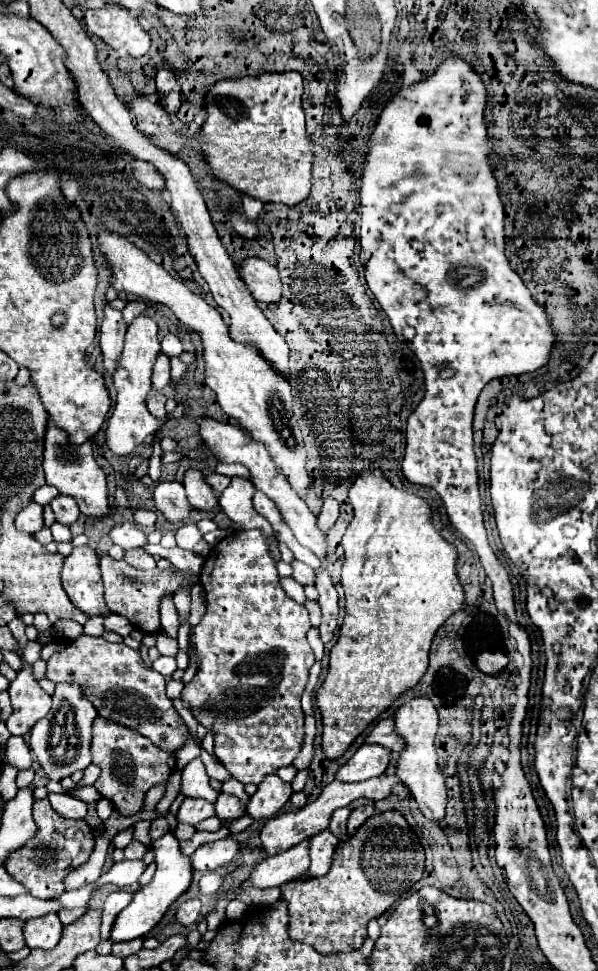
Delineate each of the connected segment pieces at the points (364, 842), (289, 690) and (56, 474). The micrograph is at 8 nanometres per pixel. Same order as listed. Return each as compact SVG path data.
M396 810L376 814L368 818L368 822L364 822L364 826L356 830L356 834L340 842L328 874L320 878L296 878L280 886L280 898L288 902L288 936L294 942L304 942L314 950L320 950L320 954L340 954L344 950L358 950L360 942L364 942L366 938L368 922L384 914L394 902L406 896L410 888L422 878L422 874L424 850L418 844L404 816Z
M238 530L238 532L228 534L224 540L220 540L212 548L212 552L210 552L210 556L204 562L202 572L200 572L200 582L202 582L202 586L206 590L206 612L204 612L200 624L196 624L192 628L192 632L190 632L190 640L196 644L200 664L198 664L198 670L196 670L192 682L184 684L180 698L188 704L192 716L198 720L198 724L202 724L206 730L214 732L214 752L216 752L214 756L242 784L260 784L264 776L276 774L276 770L280 766L292 764L292 760L296 758L296 754L300 752L300 748L304 744L304 710L300 706L300 698L302 698L302 692L306 688L310 668L314 664L314 652L312 652L312 648L310 648L310 644L306 640L306 632L310 630L310 620L308 620L308 610L302 604L288 598L278 580L280 580L280 576L278 576L276 564L272 562L270 554L268 554L268 546L266 546L266 542L264 542L264 538L262 538L262 534L258 530Z
M48 418L48 430L44 436L44 472L46 482L50 486L56 486L60 494L68 494L78 502L78 508L84 516L106 516L112 512L106 492L106 476L102 468L94 460L92 442L84 442L80 446L72 446L68 442L68 436L58 426L52 426L52 418Z

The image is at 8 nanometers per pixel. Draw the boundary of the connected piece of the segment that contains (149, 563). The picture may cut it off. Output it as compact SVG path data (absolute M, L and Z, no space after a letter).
M142 548L128 550L126 556L124 556L124 560L126 560L130 566L138 568L138 570L154 570L154 568L156 568L156 560L154 560L150 554L146 554Z

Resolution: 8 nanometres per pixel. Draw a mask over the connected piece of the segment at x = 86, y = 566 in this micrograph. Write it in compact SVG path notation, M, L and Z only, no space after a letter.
M80 546L64 560L62 586L70 602L88 618L108 618L110 610L104 604L104 588L98 568L98 556L92 548Z

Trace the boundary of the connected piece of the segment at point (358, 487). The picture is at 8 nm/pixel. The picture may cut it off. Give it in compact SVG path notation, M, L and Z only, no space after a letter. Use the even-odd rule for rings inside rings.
M370 466L356 478L348 500L354 508L354 518L342 538L346 616L330 652L328 674L316 694L324 724L322 748L330 760L340 758L370 722L374 722L404 690L412 688L422 678L428 666L430 642L438 626L442 626L450 614L458 612L464 602L462 586L456 576L458 552L434 530L430 508L420 496L396 490L376 466Z

